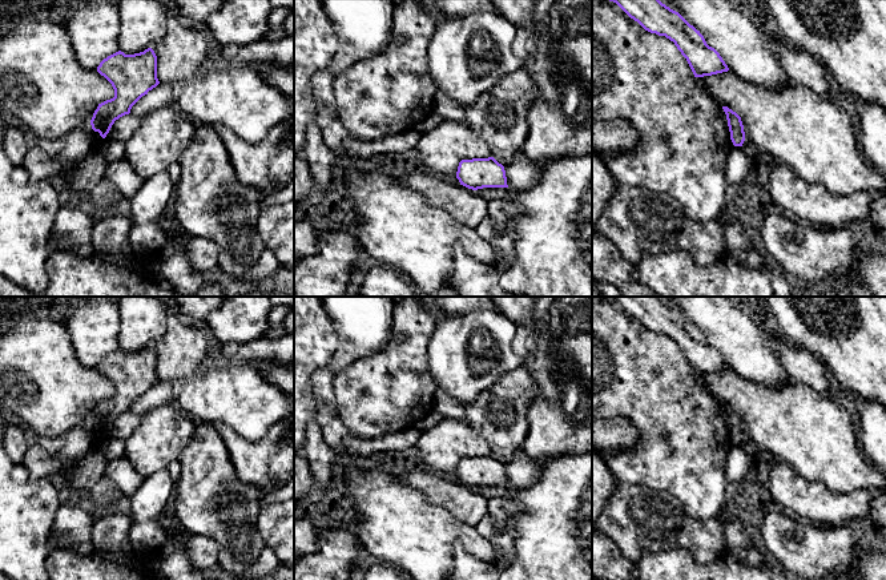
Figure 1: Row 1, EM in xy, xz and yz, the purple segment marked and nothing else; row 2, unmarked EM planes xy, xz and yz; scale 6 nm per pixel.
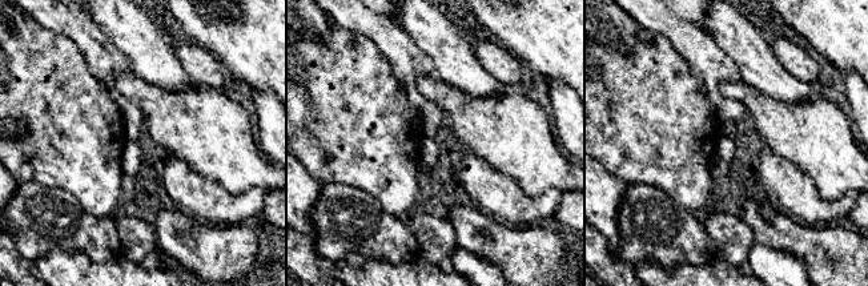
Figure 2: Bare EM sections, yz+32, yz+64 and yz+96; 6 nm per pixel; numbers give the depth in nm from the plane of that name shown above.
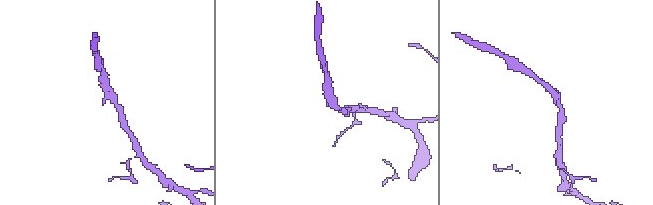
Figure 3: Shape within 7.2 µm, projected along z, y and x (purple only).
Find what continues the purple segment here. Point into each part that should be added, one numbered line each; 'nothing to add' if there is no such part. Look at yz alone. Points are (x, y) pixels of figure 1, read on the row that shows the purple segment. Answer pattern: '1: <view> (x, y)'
nothing to add

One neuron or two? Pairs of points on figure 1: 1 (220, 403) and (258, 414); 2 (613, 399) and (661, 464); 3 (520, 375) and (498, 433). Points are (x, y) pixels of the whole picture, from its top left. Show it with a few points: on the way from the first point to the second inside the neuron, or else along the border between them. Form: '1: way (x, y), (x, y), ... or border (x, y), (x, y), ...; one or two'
1: way (229, 403), (249, 405); one
2: way (632, 409), (656, 433), (661, 446); one
3: way (515, 390), (502, 407), (500, 418); one

